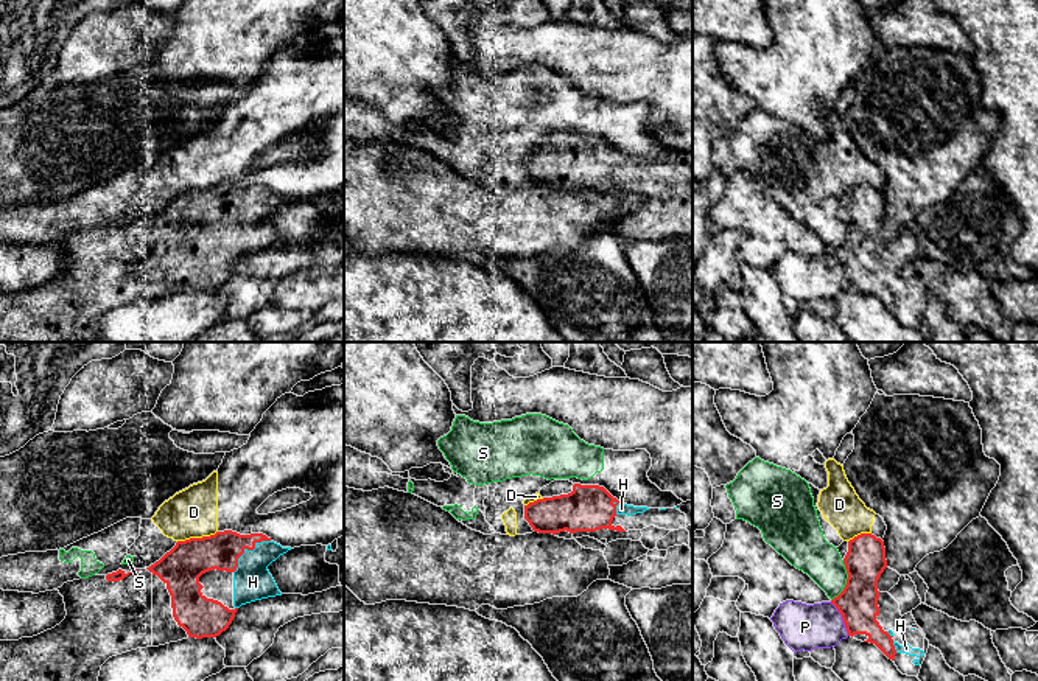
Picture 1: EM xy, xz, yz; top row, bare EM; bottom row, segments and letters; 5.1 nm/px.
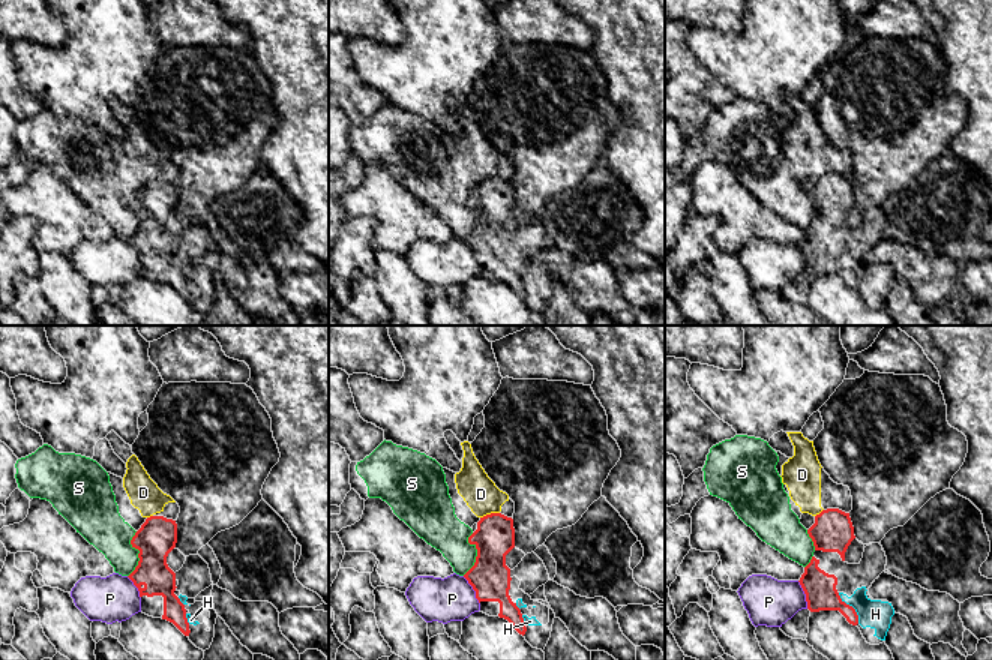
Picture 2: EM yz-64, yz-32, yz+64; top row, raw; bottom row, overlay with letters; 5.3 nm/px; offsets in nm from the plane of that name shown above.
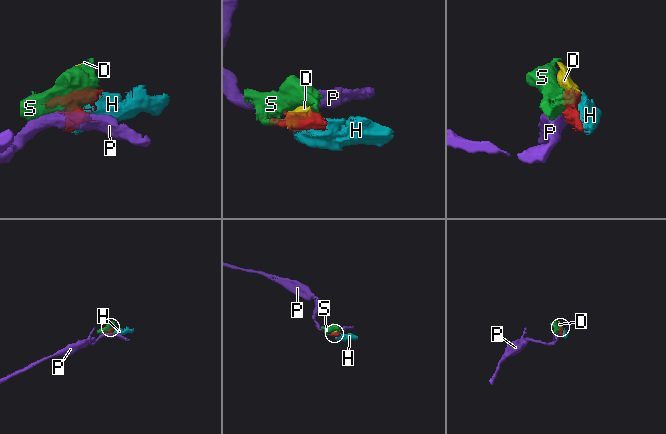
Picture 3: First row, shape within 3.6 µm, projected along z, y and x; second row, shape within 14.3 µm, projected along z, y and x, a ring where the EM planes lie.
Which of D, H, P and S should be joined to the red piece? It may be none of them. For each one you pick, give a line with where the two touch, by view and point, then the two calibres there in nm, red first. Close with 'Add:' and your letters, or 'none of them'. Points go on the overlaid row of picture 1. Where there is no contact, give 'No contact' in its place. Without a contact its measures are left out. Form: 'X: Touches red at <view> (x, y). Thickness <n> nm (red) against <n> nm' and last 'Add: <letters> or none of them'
H: Touches red at xy (246, 548). Thickness 190 nm (red) against 190 nm
Add: H

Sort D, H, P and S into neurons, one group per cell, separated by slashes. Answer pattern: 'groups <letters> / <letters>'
groups D S / H / P

